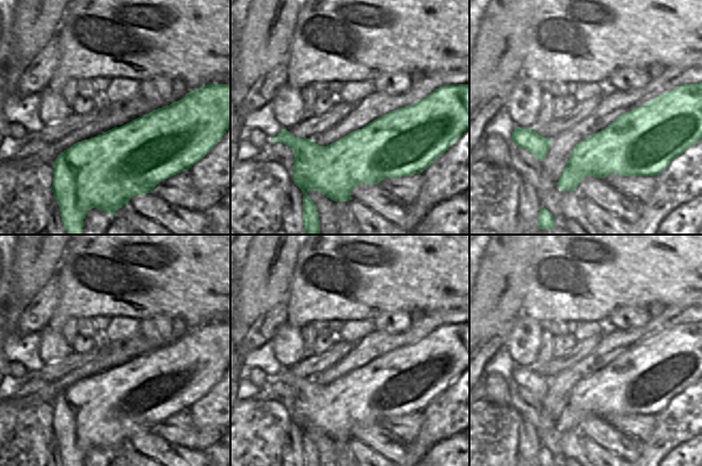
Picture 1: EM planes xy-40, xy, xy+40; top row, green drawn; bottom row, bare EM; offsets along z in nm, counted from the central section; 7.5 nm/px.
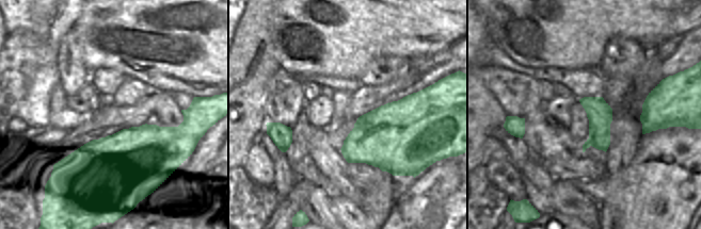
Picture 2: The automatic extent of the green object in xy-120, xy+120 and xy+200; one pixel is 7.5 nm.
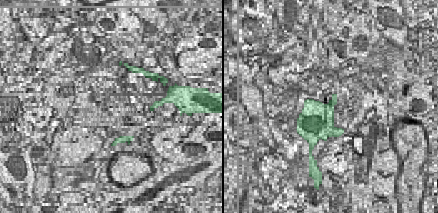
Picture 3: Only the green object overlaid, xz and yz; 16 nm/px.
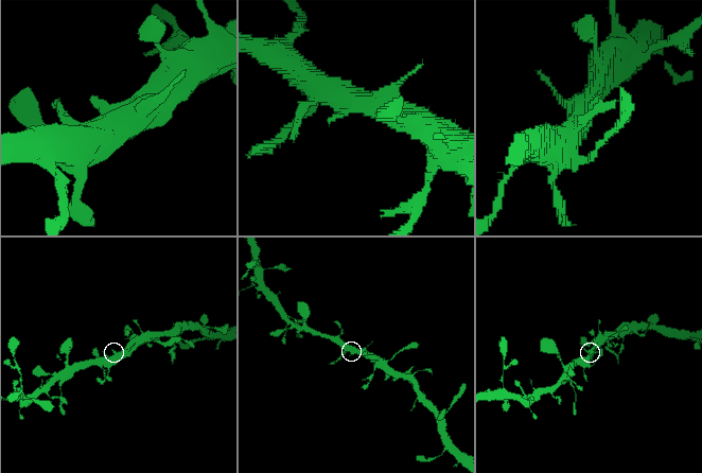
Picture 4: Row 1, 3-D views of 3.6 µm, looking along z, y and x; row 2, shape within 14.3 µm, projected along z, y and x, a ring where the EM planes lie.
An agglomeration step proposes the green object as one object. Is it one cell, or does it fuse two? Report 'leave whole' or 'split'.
leave whole

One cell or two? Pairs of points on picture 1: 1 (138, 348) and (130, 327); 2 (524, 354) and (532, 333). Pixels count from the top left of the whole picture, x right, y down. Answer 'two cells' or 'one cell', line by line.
1: two cells
2: one cell

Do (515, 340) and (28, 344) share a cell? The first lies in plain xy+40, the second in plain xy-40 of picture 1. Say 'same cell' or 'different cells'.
different cells

